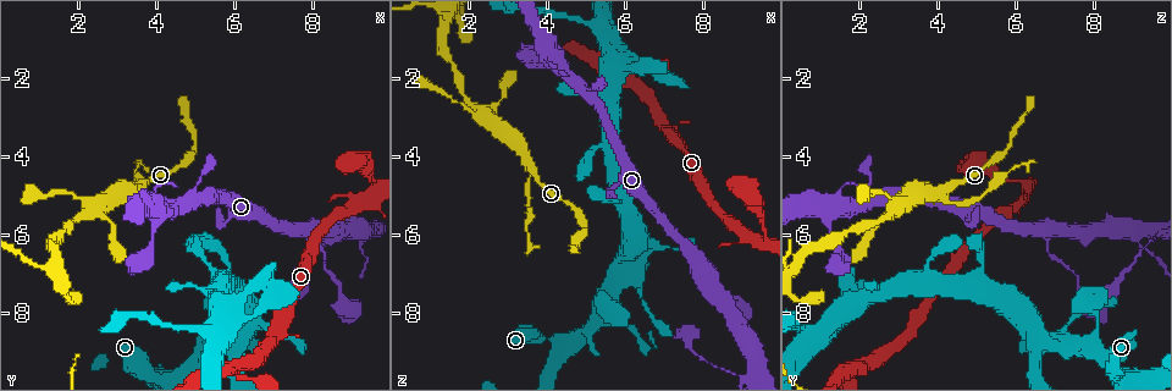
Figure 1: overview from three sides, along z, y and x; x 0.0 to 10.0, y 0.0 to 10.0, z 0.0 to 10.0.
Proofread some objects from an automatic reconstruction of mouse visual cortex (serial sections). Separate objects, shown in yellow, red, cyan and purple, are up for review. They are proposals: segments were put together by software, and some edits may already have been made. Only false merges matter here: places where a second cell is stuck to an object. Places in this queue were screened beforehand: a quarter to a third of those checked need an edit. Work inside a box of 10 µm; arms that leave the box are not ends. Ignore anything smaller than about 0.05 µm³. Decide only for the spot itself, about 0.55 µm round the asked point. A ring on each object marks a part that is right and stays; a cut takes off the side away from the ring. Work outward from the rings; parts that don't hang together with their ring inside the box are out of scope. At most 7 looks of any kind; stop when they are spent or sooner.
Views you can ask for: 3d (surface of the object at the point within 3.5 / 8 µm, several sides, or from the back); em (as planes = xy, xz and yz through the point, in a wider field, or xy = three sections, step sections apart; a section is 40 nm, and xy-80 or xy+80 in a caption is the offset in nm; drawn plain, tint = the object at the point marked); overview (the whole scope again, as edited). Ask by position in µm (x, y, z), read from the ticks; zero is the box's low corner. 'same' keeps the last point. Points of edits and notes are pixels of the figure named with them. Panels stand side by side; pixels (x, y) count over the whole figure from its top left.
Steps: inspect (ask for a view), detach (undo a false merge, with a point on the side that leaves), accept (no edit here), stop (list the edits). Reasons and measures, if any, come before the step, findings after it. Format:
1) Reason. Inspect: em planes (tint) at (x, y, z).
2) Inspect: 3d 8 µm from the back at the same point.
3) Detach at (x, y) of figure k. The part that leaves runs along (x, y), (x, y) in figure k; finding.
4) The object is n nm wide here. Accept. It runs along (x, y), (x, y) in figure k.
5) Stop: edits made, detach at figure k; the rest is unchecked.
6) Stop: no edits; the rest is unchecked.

Abrupt turn. Inspect: 3d 3.5 µm at (9.45, 5.15, 6.15).

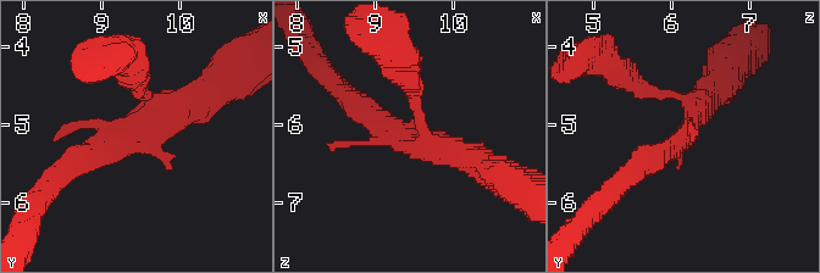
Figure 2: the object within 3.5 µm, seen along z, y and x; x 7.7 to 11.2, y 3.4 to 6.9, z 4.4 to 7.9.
Now the EM. Inspect: em xy step 1 (plain) at (9.35, 5.10, 6.20).

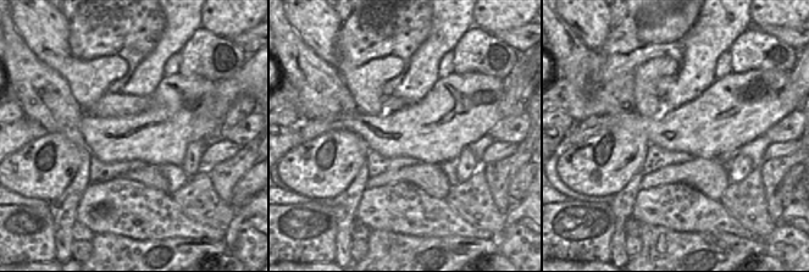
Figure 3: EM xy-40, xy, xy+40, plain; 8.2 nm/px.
Inspect: em xy step 1 (tint) at the same point.

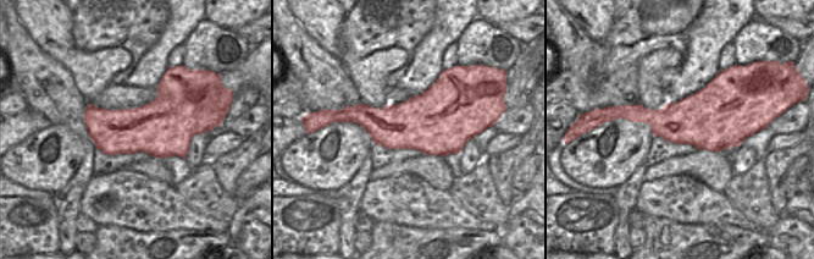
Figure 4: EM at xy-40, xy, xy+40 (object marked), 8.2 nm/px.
Accept. It runs along (71, 167), (154, 111), (142, 92) in figure 2; one cell here.

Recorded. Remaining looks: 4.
Calibre changes. Inspect: 3d 3.5 µm at (9.30, 6.25, 9.20).

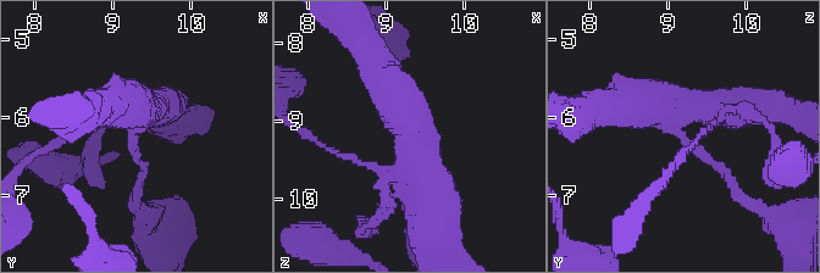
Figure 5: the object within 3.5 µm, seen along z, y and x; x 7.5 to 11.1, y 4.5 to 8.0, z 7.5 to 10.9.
Inspect: em xy step 2 (tint) at (9.20, 6.25, 9.20).

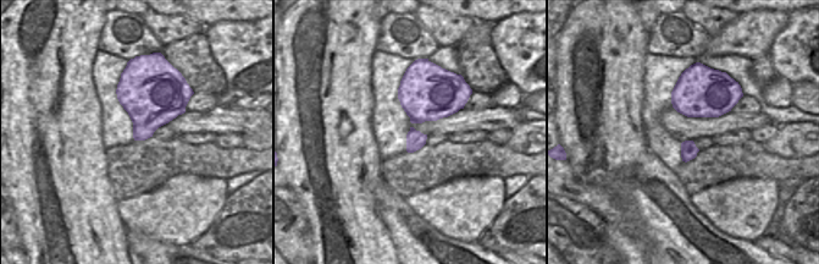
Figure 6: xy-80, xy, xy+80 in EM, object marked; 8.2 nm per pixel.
Accept. It runs along (635, 104), (675, 107), (675, 129), (737, 193) in figure 5; all the same cell.

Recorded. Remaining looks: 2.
A fork. Inspect: 3d 3.5 µm at (3.50, 4.90, 4.15).

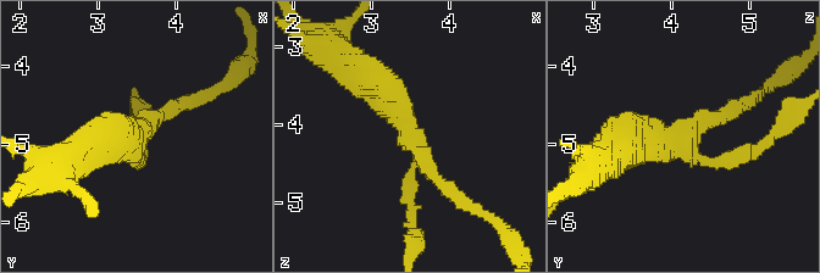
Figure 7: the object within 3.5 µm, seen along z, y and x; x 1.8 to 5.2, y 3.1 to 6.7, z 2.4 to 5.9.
3 arms meet here; the arms are 200, 200, 400 nm wide. Inspect: em xy step 3 (tint) at (3.45, 4.95, 4.15).

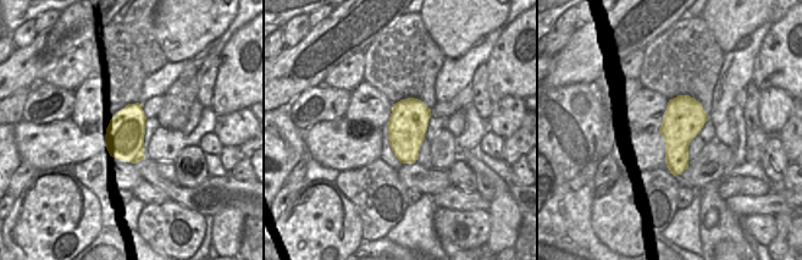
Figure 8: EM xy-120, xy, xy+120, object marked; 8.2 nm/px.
Detach at (744, 157) of figure 7. A second cell is stuck on.

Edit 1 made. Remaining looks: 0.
Stop: edits made, detach at figure 7; the rest is unchecked.

